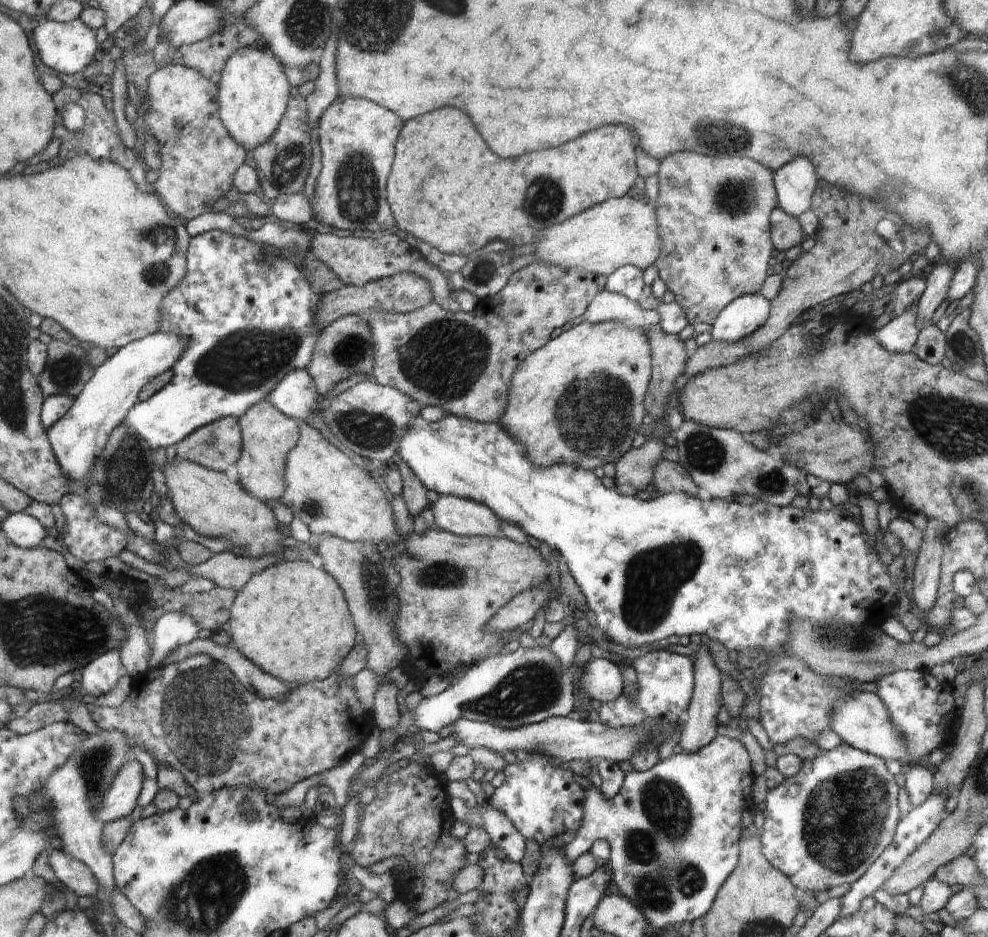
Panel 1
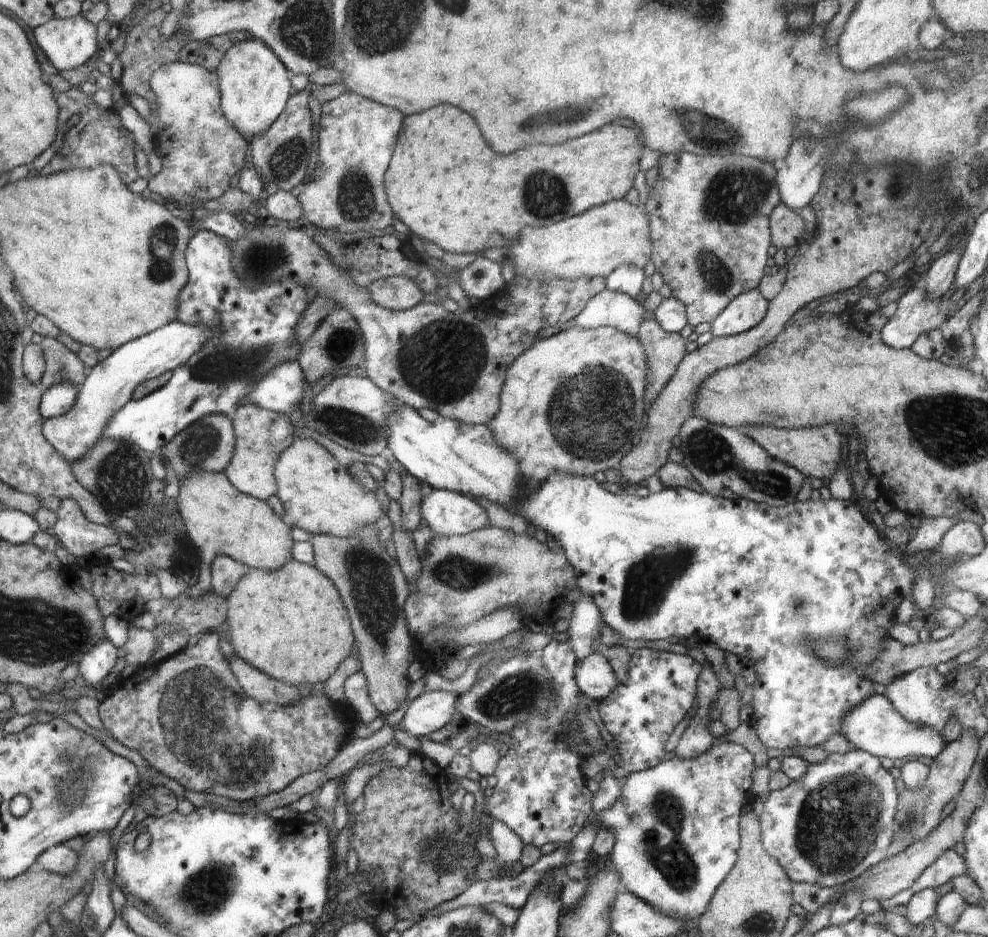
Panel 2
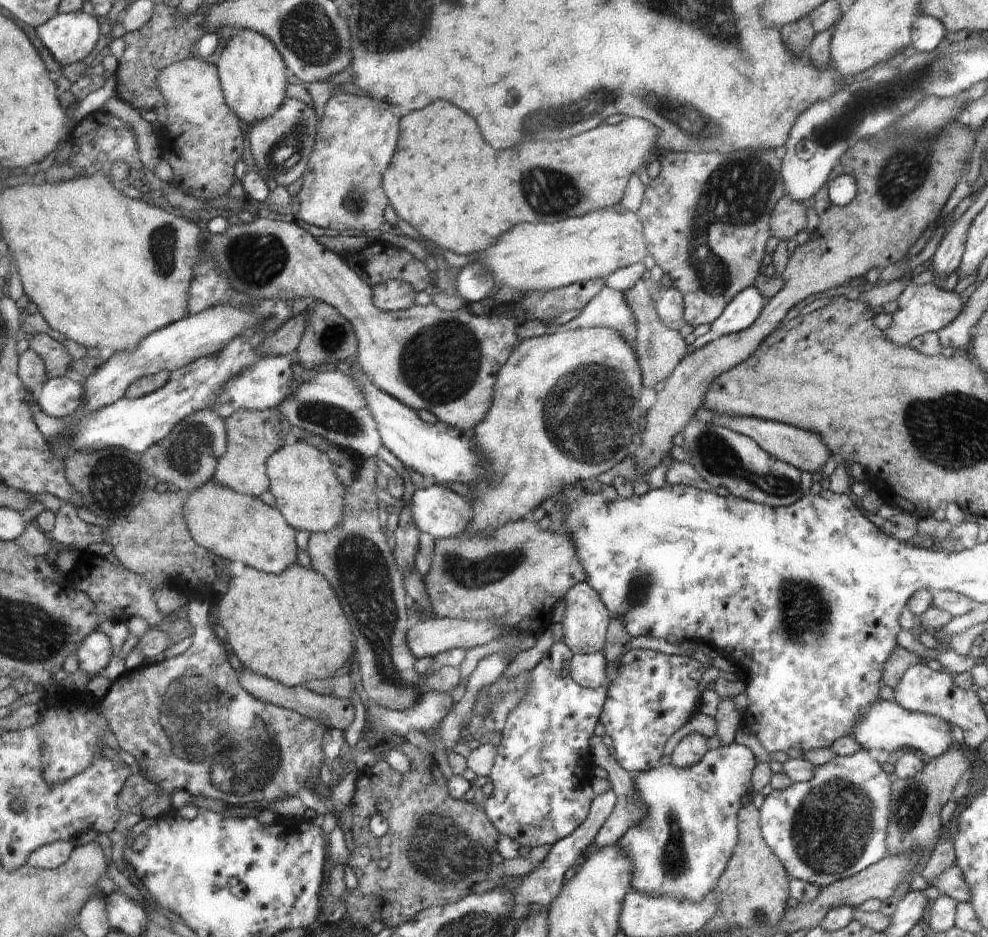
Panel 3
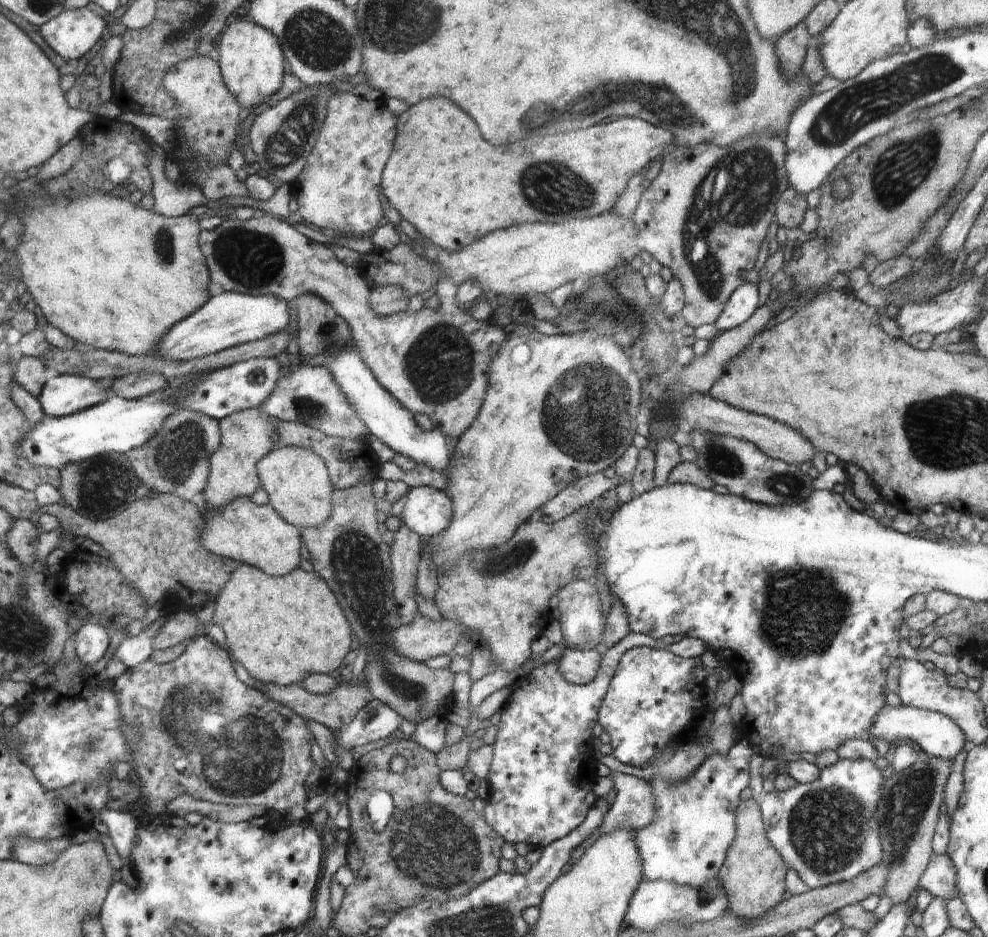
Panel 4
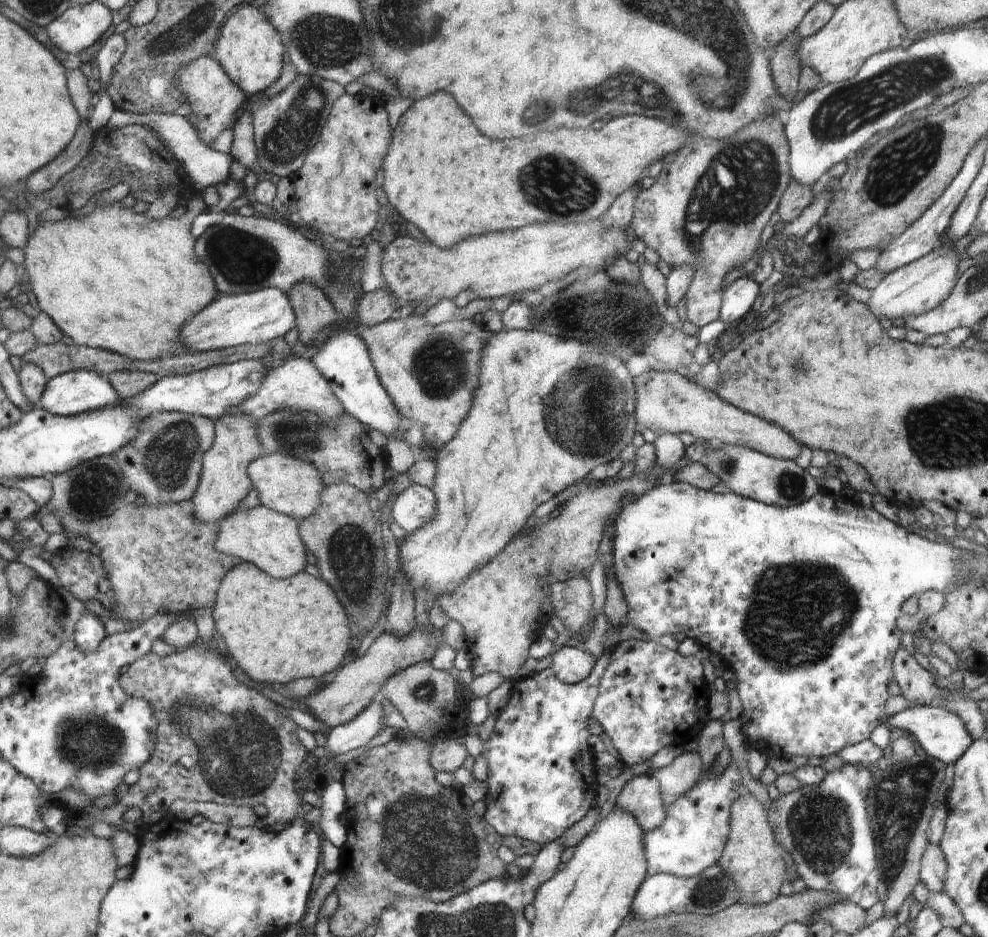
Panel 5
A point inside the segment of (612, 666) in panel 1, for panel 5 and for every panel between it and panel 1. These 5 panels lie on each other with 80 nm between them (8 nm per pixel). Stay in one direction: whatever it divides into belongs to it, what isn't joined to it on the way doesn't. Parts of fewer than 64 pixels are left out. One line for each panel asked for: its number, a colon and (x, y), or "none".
2: (596, 678)
3: (590, 671)
4: (581, 667)
5: (571, 665)

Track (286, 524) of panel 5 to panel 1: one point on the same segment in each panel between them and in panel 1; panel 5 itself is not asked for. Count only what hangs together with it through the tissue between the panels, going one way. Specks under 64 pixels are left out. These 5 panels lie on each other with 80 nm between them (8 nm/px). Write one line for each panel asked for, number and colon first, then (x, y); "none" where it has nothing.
1: (212, 505)
2: (219, 519)
3: (234, 526)
4: (256, 535)

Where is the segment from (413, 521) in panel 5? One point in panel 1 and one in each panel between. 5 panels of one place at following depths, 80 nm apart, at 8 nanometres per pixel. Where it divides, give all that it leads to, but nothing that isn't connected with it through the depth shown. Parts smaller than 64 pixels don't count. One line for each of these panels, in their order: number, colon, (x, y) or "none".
1: (460, 516)
2: (447, 513)
3: (437, 510)
4: (428, 511)

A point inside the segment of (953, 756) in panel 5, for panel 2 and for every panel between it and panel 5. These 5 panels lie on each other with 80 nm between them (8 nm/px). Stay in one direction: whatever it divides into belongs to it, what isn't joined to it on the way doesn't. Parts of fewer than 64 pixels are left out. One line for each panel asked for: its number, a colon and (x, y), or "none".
2: (874, 726)
3: (886, 726)
4: (939, 736)

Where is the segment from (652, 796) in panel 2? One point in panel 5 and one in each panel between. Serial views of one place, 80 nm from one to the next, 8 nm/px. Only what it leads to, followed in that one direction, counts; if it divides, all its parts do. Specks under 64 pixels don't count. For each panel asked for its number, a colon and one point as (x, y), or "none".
3: (680, 850)
4: (687, 843)
5: (693, 836)

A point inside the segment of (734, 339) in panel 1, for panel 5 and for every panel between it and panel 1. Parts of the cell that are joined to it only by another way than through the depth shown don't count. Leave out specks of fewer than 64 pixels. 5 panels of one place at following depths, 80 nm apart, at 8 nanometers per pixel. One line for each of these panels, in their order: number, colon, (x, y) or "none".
2: (748, 310)
3: (748, 305)
4: (743, 303)
5: (738, 297)

